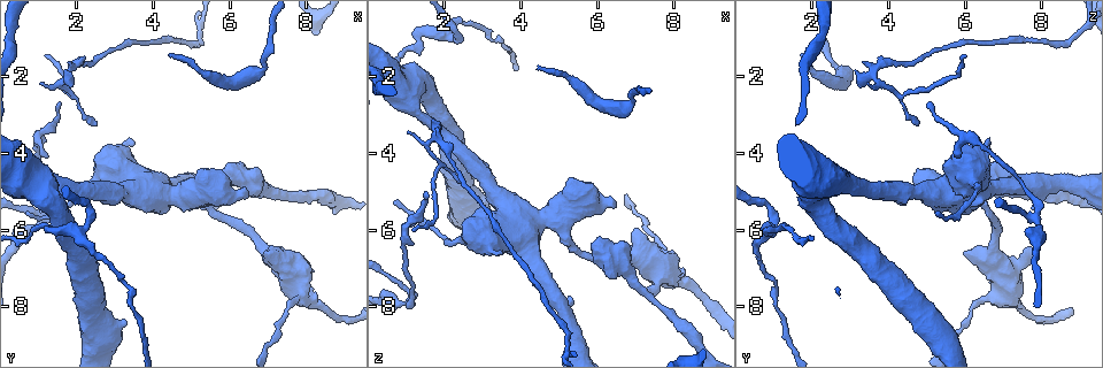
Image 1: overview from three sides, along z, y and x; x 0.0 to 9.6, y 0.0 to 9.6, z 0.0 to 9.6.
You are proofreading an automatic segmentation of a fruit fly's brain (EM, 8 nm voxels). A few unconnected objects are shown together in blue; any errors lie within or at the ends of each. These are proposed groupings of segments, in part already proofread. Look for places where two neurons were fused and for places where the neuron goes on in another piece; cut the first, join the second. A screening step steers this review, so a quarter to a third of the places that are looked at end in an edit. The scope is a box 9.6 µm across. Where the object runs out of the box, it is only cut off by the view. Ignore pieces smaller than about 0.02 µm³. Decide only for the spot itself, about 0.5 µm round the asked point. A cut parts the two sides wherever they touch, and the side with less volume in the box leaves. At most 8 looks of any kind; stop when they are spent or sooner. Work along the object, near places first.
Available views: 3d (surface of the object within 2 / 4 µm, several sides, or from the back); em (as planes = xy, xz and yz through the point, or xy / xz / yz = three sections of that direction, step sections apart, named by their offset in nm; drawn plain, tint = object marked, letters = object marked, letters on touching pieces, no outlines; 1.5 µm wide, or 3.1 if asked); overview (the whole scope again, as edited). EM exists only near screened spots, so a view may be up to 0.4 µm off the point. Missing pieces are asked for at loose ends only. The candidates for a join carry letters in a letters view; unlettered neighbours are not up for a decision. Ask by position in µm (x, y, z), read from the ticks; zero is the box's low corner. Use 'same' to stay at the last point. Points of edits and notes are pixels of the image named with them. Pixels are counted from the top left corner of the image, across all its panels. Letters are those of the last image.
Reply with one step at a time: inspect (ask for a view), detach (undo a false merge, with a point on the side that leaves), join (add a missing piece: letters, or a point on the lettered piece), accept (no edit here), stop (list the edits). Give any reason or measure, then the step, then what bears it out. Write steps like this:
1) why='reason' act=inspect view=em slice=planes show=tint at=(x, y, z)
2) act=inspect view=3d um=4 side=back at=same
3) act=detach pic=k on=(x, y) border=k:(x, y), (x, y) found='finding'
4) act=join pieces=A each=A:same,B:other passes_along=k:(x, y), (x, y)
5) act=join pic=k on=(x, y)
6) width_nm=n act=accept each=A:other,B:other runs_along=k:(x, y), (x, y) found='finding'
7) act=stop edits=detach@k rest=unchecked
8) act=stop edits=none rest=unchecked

act=inspect view=em slice=planes show=letters at=(2.00, 6.05, 0.80)

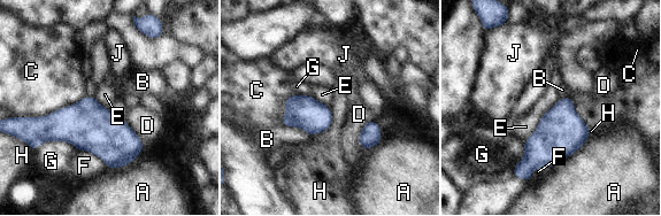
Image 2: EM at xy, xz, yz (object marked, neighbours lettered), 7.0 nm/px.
width_nm=340 act=accept each=A:other,B:other,C:other,D:other,E:other,F:other,G:other,H:other,J:other found='one neuron here'

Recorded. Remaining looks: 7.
why='free end' act=inspect view=3d um=4 at=(2.55, 3.25, 4.80)

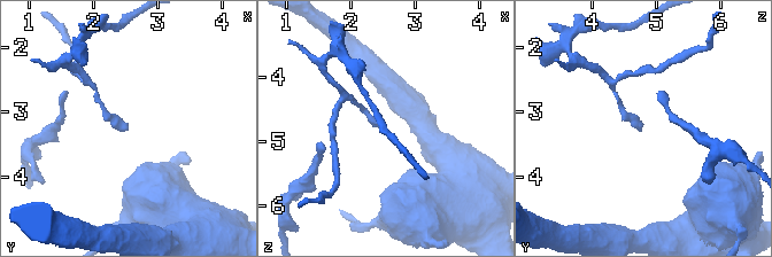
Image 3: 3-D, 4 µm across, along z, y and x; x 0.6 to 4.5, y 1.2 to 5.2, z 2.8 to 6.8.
act=inspect view=em slice=xy step=4 show=letters at=(2.50, 3.30, 4.80)

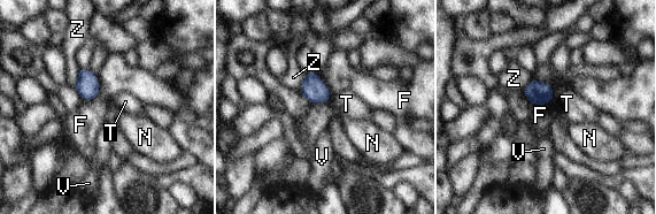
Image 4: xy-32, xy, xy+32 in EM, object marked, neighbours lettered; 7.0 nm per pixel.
width_nm=90 act=accept each=F:other,N:other,T:other,V:other,Z:other found='no lettered piece goes on from it'

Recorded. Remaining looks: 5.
why='an open end' act=inspect view=3d um=2 at=(6.00, 4.35, 6.15)

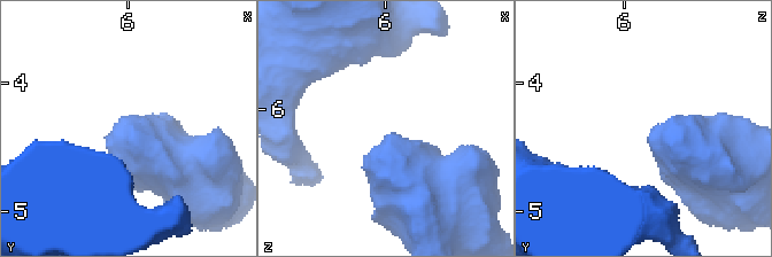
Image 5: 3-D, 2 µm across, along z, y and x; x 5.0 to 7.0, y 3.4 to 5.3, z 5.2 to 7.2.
act=inspect view=em slice=xy step=8 show=tint at=(6.04, 4.34, 6.22)

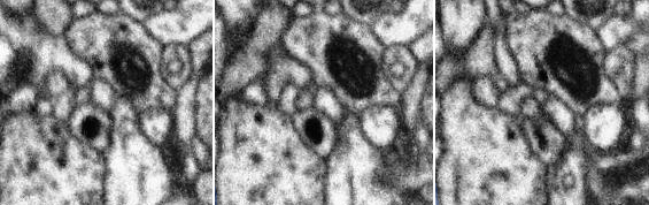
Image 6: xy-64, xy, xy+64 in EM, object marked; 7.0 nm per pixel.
why='cut it another way' act=inspect view=em slice=planes show=letters at=same

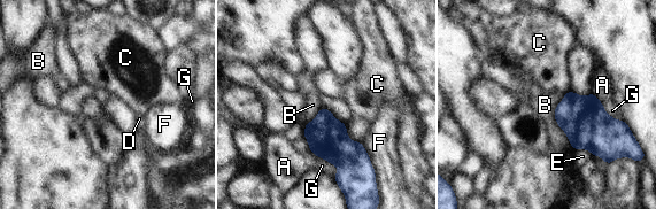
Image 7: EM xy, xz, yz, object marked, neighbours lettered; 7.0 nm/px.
act=accept each=A:other,B:other,C:other,D:other,E:other,F:other,G:other border=7:(563, 94), (554, 120), (571, 145) found='none of them fits'

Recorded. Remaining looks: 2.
act=stop edits=none rest=unchecked

